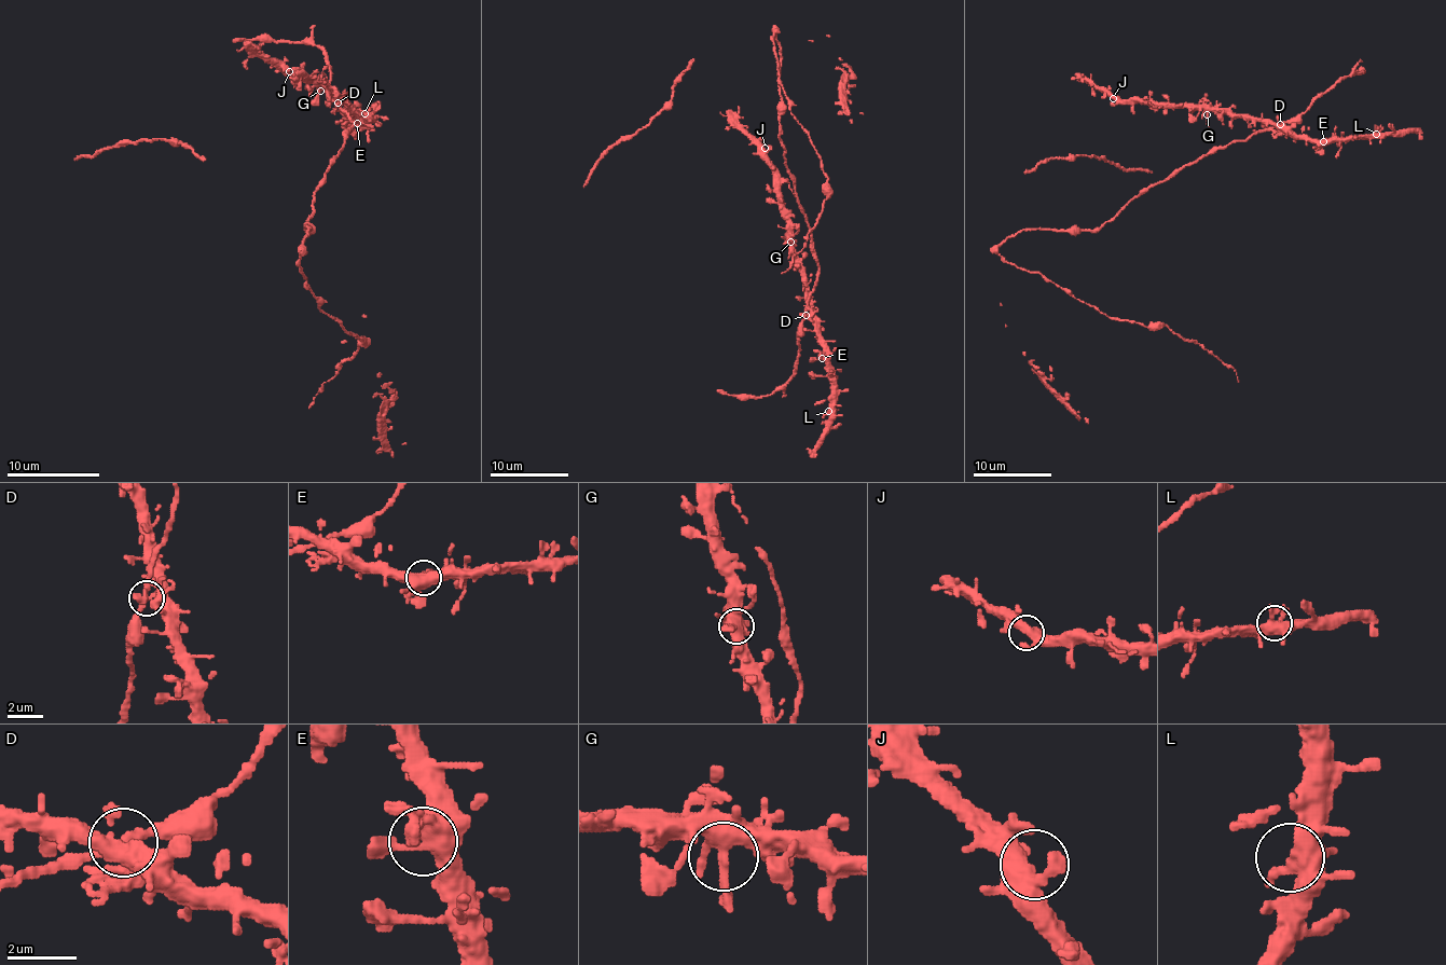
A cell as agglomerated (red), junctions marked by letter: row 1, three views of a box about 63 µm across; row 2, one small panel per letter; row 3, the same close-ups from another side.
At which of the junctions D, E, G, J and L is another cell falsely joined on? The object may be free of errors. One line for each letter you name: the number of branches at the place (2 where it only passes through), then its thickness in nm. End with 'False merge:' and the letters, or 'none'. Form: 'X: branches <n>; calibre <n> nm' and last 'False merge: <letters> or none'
False merge: none

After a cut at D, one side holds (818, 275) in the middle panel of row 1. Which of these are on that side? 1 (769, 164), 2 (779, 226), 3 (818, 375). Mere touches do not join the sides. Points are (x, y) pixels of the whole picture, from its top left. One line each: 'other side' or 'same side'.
1: other side
2: other side
3: other side

